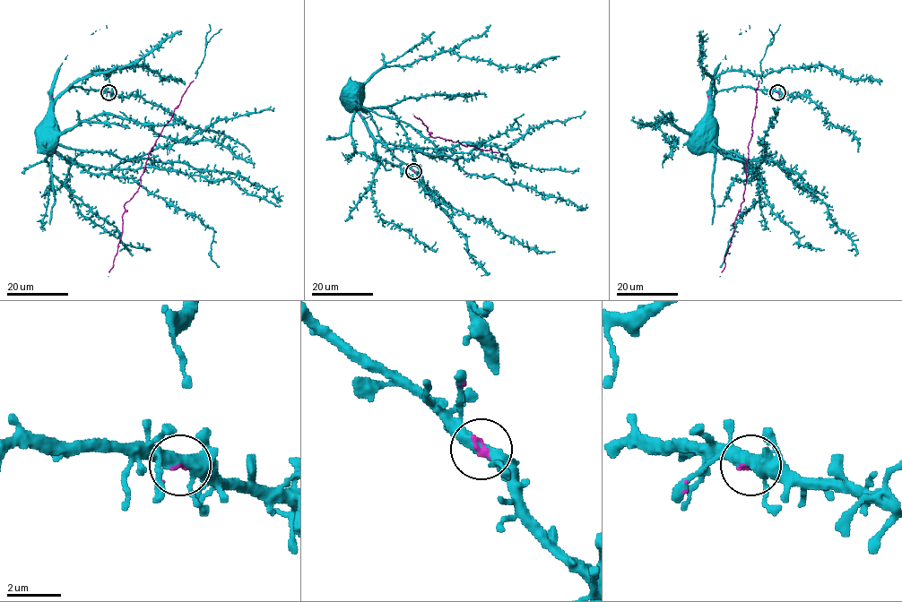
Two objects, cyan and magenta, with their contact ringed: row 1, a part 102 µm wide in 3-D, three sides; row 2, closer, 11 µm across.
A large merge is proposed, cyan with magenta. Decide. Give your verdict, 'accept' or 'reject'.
accept

